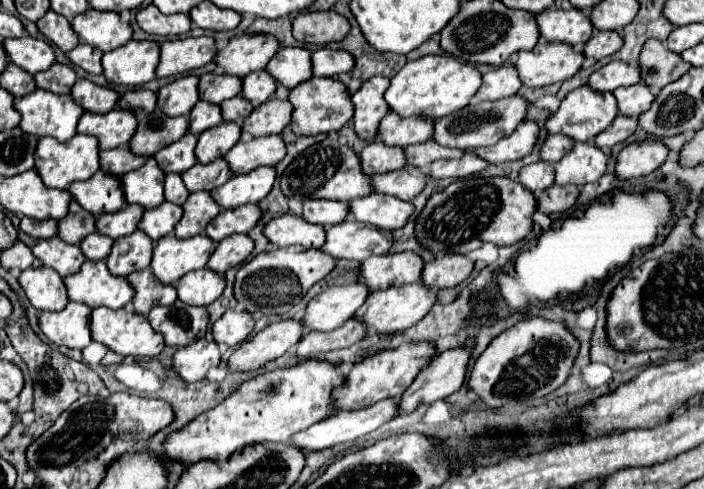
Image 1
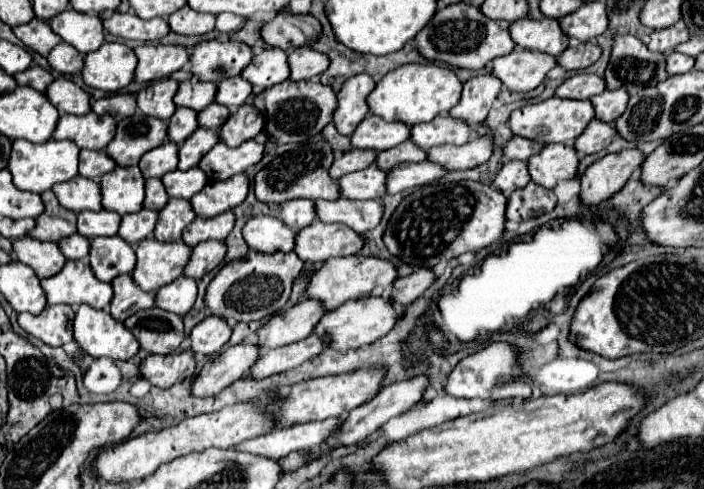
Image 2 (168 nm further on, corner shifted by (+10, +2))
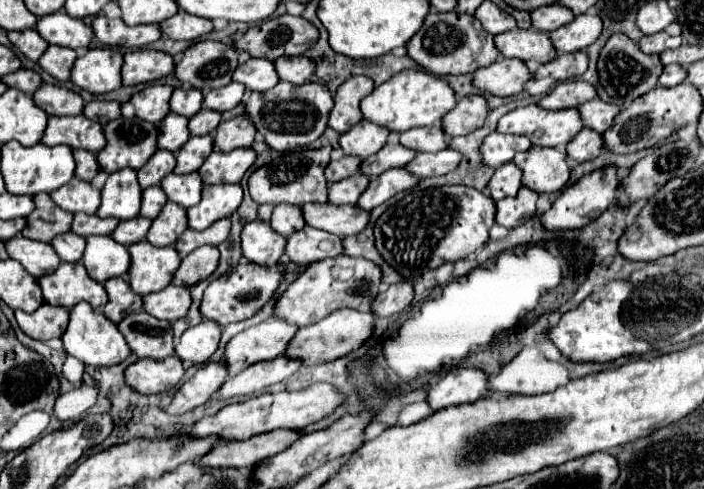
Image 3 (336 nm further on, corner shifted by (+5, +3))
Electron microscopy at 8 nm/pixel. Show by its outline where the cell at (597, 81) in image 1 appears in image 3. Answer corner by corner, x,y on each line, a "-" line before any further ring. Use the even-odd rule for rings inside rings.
561,81
549,95
545,95
539,105
545,109
569,109
579,107
585,101
597,97
597,89
587,81

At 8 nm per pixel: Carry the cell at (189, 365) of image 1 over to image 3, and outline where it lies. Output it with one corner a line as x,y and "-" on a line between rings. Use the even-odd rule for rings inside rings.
179,357
139,359
125,371
125,381
139,393
167,393
183,379
185,365

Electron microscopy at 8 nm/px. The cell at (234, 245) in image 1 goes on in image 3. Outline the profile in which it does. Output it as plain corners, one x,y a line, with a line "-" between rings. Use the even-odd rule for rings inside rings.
203,245
191,251
187,257
183,257
181,267
177,269
173,277
173,285
197,285
199,281
213,275
213,271
219,265
219,249
213,245

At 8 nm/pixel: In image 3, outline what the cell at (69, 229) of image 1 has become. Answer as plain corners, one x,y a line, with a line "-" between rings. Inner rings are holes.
37,193
37,197
33,197
33,201
37,207
27,217
27,227
21,233
23,237
49,243
53,237
71,231
73,213
57,207
55,201
47,193

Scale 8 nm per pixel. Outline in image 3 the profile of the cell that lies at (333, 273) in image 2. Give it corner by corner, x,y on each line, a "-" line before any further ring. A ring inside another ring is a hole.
339,255
339,257
331,257
325,261
317,261
313,265
309,265
295,283
291,283
291,287
277,299
275,303
275,317
283,319
287,323
293,323
297,327
305,327
311,323
317,323
321,319
325,319
327,315
331,315
337,309
343,307
351,307
351,309
369,309
373,299
379,293
379,285
381,285
383,273
381,269
363,257
347,257
347,255
-
341,269
351,271
349,279
341,279

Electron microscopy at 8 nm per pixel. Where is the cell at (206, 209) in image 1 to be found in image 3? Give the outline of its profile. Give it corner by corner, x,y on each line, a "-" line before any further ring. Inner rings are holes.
167,201
157,219
153,219
153,225
147,233
147,241
157,245
157,247
167,247
175,245
179,235
189,227
187,219
187,209
183,209
177,203

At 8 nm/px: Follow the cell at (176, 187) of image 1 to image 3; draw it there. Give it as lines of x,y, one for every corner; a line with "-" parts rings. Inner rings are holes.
159,185
147,187
143,191
143,201
141,201
141,215
155,219
159,215
159,211
163,209
163,205
167,203
167,195
163,193
163,189

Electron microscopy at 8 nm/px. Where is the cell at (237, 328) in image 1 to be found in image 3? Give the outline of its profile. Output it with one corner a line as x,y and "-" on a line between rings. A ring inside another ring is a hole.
203,319
199,325
189,327
175,345
175,353
183,361
205,363
217,351
221,341
221,327
209,319

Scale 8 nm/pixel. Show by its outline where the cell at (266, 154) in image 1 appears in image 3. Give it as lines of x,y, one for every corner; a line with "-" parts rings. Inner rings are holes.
233,149
229,153
225,151
213,151
205,163
199,167
199,175
203,183
239,183
245,175
245,171
255,163
257,155
249,149

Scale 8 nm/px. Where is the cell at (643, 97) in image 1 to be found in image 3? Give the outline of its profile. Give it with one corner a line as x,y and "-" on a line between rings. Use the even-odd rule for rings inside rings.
593,99
593,101
587,101
583,105
577,107
581,117
583,117
583,123
585,127
589,129
595,129
599,133
605,133
613,119
619,115
619,107
615,103
605,103
601,99

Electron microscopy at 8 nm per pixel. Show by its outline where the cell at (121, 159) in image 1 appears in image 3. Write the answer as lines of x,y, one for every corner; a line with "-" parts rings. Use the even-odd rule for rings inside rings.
73,151
75,153
75,161
77,161
77,177
83,181
91,181
101,169
97,165
97,157
95,153
89,151

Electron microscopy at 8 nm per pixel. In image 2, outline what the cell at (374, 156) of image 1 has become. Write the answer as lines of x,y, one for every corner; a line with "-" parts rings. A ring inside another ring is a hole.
350,150
342,158
338,158
338,160
332,162
334,166
328,170
328,174
334,180
338,180
344,174
350,174
350,172
368,168
370,164
374,164
374,160
376,160
376,152
374,150

